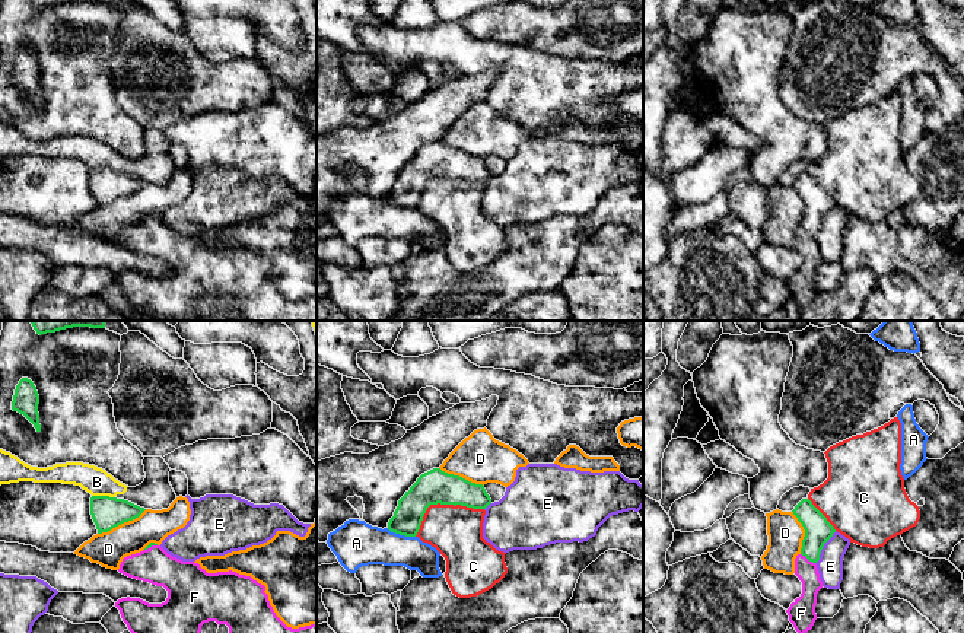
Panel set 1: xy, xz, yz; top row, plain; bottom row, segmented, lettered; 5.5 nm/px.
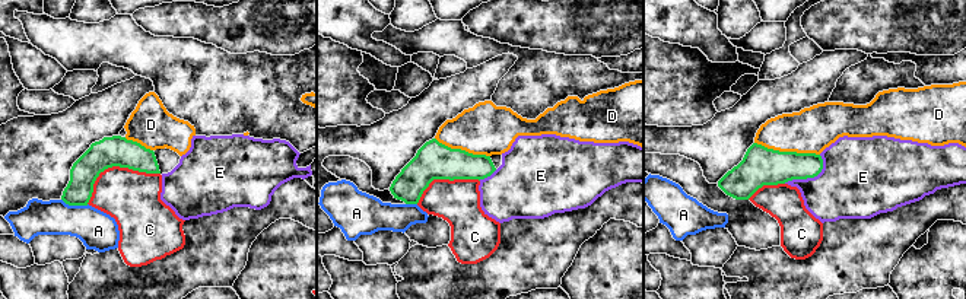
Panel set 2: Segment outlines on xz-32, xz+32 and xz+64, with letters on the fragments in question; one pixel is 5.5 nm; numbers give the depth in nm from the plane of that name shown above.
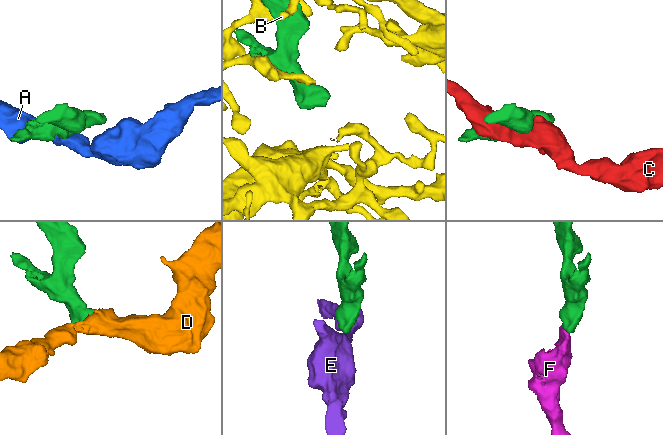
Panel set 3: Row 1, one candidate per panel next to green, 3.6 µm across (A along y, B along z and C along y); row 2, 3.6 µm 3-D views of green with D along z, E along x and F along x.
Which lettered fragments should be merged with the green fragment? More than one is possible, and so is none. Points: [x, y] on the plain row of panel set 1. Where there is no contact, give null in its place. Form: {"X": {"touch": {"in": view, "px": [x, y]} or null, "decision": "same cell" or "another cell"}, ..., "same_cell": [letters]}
{"A": {"touch": {"in": "xz", "px": [401, 207]}, "decision": "another cell"}, "B": {"touch": {"in": "xy", "px": [104, 169]}, "decision": "another cell"}, "C": {"touch": {"in": "xz", "px": [441, 177]}, "decision": "another cell"}, "D": {"touch": {"in": "xy", "px": [121, 196]}, "decision": "another cell"}, "E": {"touch": {"in": "yz", "px": [823, 219]}, "decision": "another cell"}, "F": {"touch": {"in": "yz", "px": [808, 232]}, "decision": "same cell"}, "same_cell": ["F"]}

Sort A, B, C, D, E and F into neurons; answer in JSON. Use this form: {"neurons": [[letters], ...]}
{"neurons": [["A"], ["B"], ["C"], ["D"], ["E"], ["F"]]}

